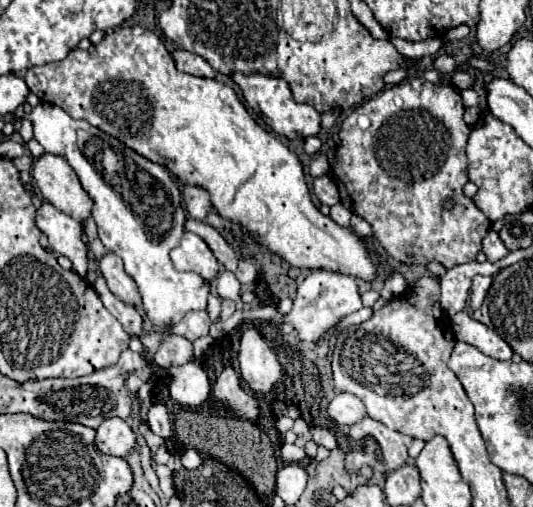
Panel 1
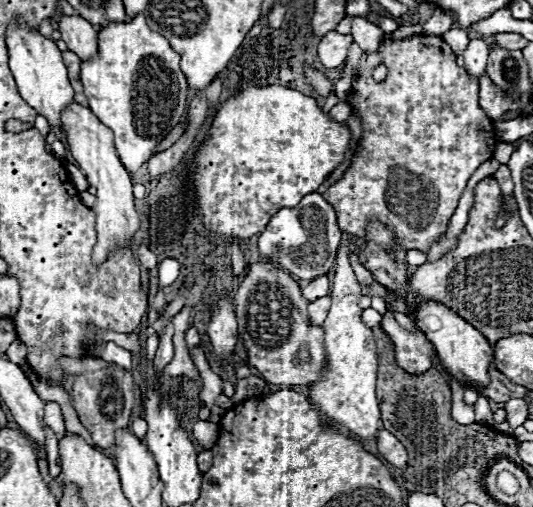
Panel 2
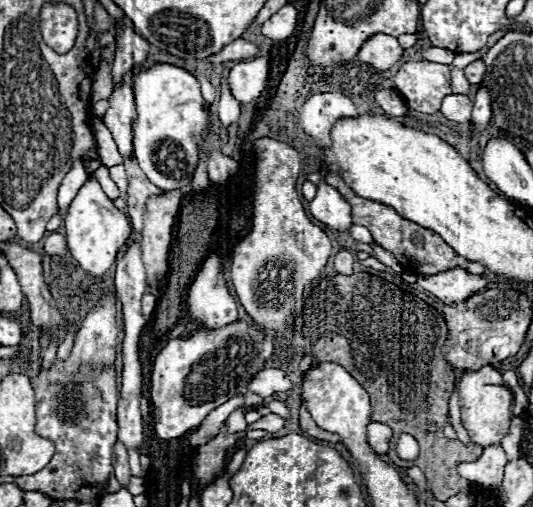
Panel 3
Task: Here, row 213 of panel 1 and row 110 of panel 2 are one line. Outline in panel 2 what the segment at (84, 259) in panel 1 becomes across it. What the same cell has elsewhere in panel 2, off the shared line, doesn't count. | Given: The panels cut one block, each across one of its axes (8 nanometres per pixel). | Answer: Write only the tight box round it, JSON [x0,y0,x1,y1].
[6,20,74,128]

